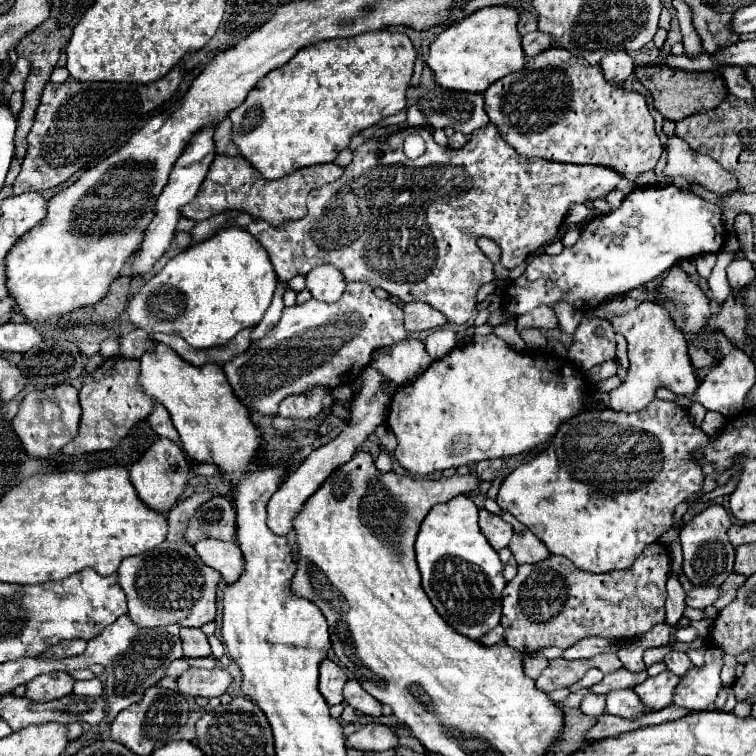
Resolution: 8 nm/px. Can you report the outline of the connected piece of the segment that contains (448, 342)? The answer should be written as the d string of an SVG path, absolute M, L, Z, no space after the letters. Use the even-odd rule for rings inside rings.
M438 329L424 341L424 347L426 347L426 353L436 361L436 359L442 359L446 353L450 353L456 347L456 341L458 339L454 331Z

